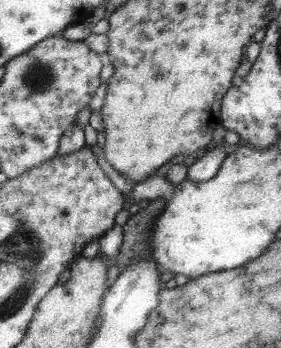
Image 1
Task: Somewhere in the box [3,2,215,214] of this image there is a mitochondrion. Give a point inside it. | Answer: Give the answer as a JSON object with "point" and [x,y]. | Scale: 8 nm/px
{"point":[39,76]}

